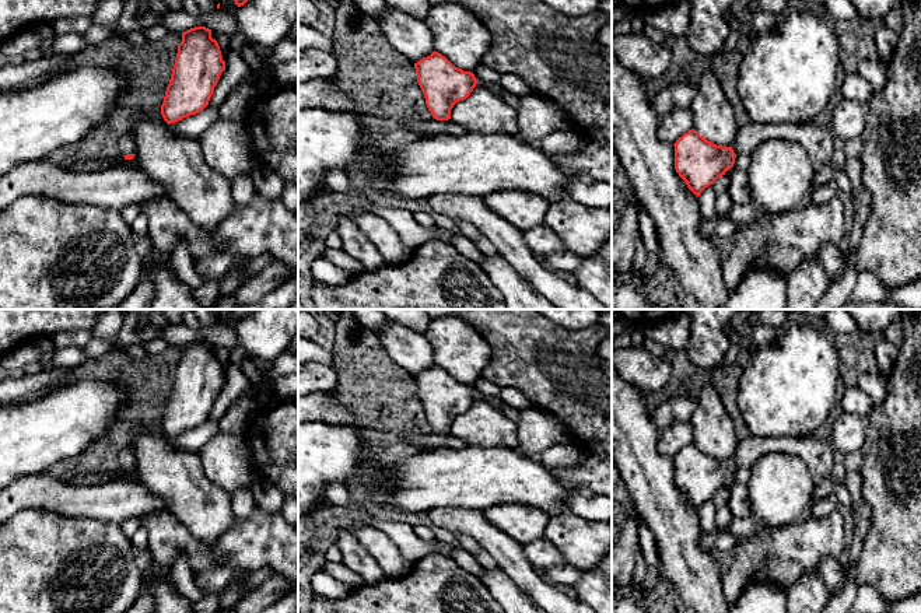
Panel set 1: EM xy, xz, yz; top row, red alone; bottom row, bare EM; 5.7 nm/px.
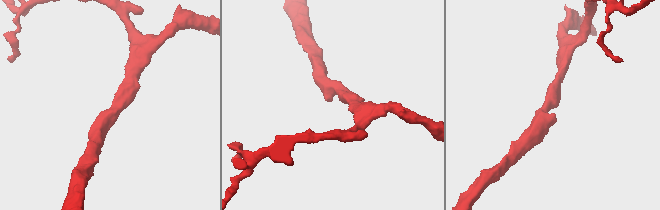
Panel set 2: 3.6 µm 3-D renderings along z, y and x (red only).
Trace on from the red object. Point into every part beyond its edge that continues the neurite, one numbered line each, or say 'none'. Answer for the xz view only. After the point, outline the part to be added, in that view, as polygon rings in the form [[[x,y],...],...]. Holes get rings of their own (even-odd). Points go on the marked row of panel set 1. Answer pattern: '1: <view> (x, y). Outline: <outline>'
none

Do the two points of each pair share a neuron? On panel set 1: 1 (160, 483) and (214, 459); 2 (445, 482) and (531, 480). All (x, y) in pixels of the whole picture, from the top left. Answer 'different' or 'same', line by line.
1: different
2: same

